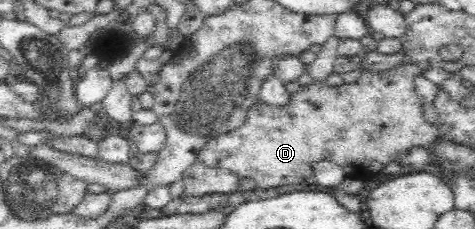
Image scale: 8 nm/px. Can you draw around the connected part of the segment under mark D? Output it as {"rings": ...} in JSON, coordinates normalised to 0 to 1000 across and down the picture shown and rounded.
{"rings":[[[853,271],[848,284],[815,310],[758,310],[762,314],[760,336],[741,367],[695,380],[686,371],[684,358],[661,349],[657,367],[634,376],[627,397],[613,410],[613,428],[608,428],[608,445],[604,445],[600,463],[566,463],[562,450],[541,437],[524,476],[516,541],[509,541],[505,559],[451,598],[448,611],[440,611],[440,620],[423,646],[423,659],[417,664],[417,694],[440,734],[461,729],[469,742],[482,742],[505,782],[528,777],[528,786],[537,786],[539,812],[545,812],[545,821],[579,821],[579,812],[600,812],[600,803],[659,803],[659,795],[663,795],[657,738],[659,712],[676,707],[678,699],[693,699],[722,729],[731,773],[749,769],[768,790],[781,786],[785,764],[811,729],[813,716],[819,716],[823,699],[840,699],[838,690],[844,668],[872,642],[899,642],[905,624],[912,624],[912,611],[920,607],[922,550],[918,537],[905,541],[895,528],[891,511],[891,450],[886,450],[886,428],[874,397],[872,362],[876,336],[886,323],[891,328],[895,314],[891,301],[882,301],[872,275]]]}

